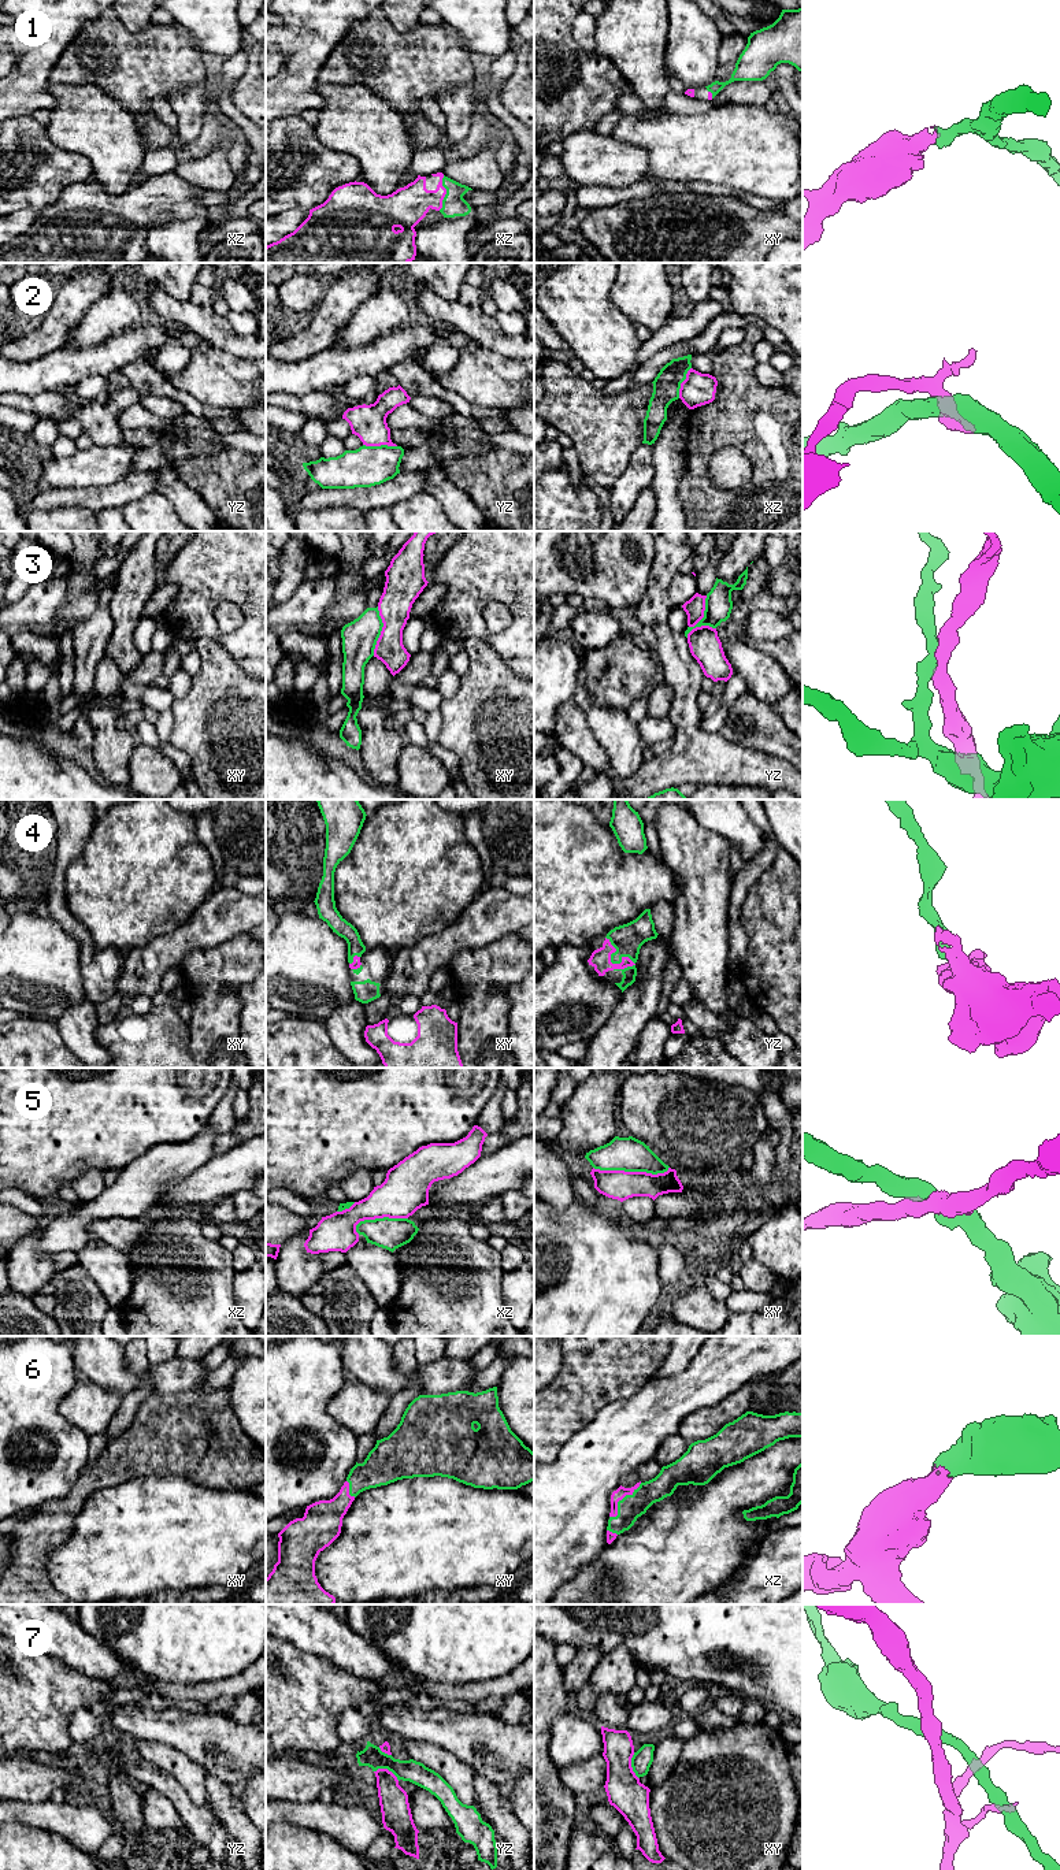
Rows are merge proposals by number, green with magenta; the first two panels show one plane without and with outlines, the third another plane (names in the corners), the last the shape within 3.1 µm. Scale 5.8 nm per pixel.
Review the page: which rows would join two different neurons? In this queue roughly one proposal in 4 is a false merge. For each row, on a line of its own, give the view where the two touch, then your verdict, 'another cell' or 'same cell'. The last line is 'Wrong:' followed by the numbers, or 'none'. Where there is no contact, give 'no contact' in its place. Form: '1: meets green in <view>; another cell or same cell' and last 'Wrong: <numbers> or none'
1: meets green in xz; same cell
2: meets green in yz; another cell
3: meets green in yz; another cell
4: meets green in yz; same cell
5: meets green in xy; another cell
6: meets green in xz; same cell
7: meets green in yz; another cell
Wrong: 2, 3, 5, 7

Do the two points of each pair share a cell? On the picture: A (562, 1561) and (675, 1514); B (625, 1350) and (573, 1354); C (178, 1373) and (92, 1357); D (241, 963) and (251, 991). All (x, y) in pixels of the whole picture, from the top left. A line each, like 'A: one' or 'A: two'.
A: two
B: one
C: one
D: two

